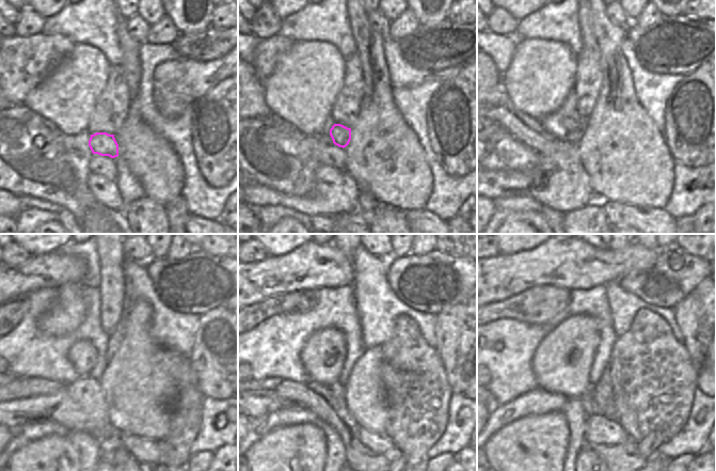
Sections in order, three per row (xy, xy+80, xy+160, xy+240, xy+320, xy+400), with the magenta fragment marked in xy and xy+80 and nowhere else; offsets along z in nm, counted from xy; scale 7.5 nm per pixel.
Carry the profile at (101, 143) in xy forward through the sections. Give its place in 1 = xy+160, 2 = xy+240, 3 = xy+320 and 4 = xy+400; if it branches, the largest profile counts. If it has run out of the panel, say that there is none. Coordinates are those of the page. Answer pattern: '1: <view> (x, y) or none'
1: xy+160 (569, 124)
2: xy+240 (82, 355)
3: xy+320 (323, 355)
4: xy+400 (561, 363)

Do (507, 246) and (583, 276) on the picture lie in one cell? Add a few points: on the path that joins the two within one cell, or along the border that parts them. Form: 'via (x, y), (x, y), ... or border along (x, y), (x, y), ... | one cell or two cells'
border along (540, 245), (513, 253), (500, 254) | two cells

